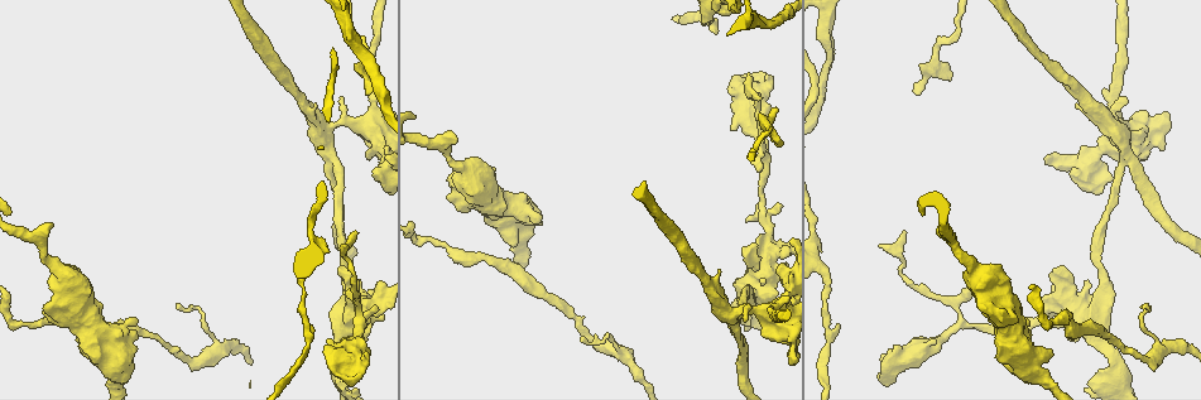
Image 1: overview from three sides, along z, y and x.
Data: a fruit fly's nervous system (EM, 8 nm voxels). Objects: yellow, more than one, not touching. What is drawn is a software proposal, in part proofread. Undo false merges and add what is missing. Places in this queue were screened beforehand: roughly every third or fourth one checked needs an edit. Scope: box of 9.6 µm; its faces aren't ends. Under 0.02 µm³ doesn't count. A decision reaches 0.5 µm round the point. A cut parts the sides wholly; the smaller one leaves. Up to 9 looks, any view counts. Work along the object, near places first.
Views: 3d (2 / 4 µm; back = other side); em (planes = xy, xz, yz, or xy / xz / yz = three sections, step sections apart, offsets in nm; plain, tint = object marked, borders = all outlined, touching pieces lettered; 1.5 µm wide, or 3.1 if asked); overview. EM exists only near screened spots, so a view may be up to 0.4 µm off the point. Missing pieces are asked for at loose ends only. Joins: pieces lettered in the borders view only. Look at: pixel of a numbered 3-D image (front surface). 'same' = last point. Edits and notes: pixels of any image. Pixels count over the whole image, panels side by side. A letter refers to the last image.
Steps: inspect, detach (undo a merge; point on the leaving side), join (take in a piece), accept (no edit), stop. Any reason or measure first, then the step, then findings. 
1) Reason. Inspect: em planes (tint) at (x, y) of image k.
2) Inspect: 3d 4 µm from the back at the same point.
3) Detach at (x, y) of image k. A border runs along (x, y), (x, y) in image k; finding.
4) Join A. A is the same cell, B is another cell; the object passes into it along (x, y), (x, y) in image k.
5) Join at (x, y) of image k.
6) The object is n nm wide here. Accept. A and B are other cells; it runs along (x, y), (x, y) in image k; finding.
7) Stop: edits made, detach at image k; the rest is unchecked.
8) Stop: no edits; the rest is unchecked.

Thick end. Inspect: 3d 4 µm at (517, 241) of image 1.

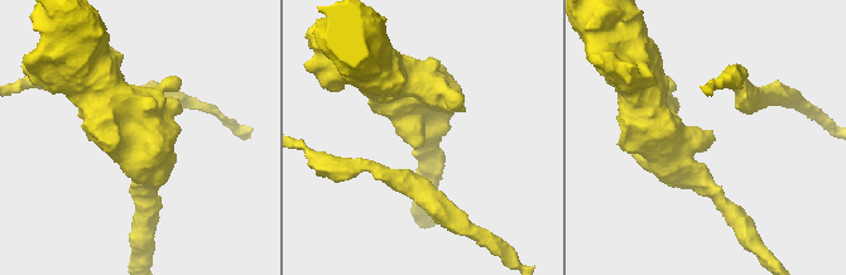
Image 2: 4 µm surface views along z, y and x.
Inspect: em xz step 4 (tint) at (709, 131) of image 2.

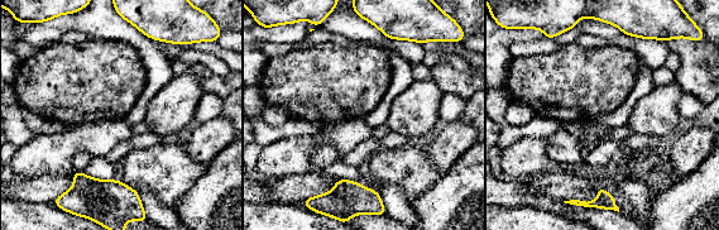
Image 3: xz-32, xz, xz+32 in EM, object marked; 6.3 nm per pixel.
Inspect: em planes (borders) at the same point.

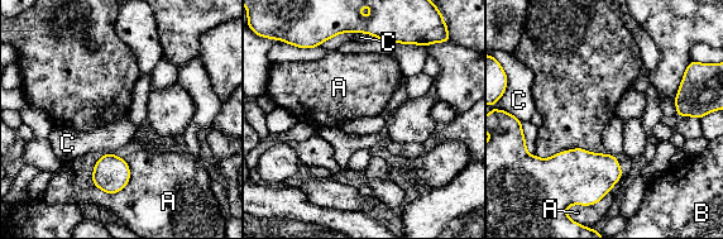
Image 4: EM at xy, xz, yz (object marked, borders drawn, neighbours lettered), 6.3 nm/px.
Accept. A, B and C are other cells; a border runs along (103, 153), (113, 154) in image 4; no lettered piece goes on from it.

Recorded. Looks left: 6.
An open end. Inspect: em xy step 8 (borders) at (179, 307) of image 1.

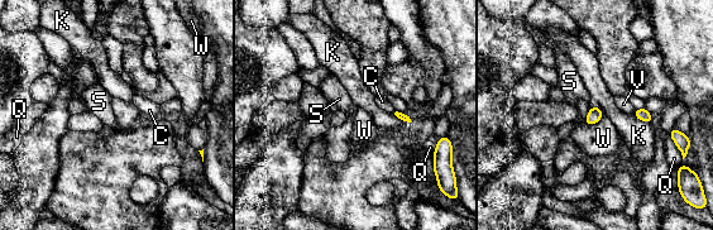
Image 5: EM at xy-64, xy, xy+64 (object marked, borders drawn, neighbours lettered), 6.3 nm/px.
Accept. C, K, Q, S, V and W are other cells; a border runs along (604, 115), (596, 123), (585, 125) in image 5; no lettered piece goes on from it.

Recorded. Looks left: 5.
A narrow waist. Inspect: em planes (borders) at (23, 324) of image 1.

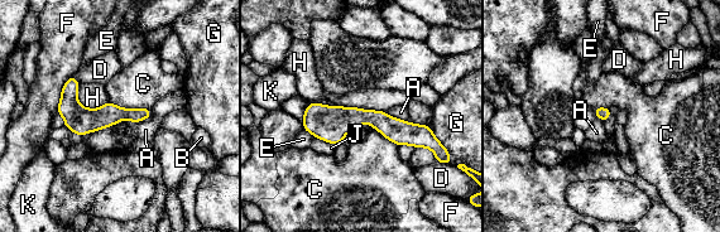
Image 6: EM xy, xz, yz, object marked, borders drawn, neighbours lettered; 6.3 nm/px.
The object is 80 nm wide here. Accept. A, B, C, D, E, F, G, H, J and K are other cells; it runs along (306, 117), (373, 117), (432, 144) in image 6; all the same neuron.

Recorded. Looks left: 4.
Branch stops here. Inspect: em planes (tint) at (769, 113) of image 1.

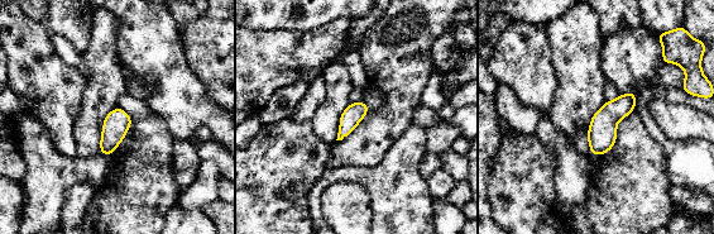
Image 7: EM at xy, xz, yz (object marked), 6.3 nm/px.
Inspect: em planes (borders) at the same point.

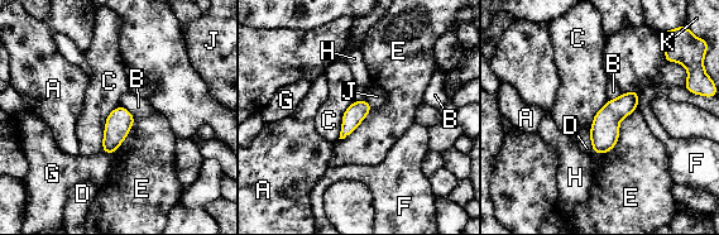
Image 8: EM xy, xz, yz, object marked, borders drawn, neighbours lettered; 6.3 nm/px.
Accept. A, B, C, D, E, F, G, H, J and K are other cells; a border runs along (119, 105), (106, 119), (101, 149) in image 8; none of them fits.

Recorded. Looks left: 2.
Stop: no edits; the rest is unchecked.

